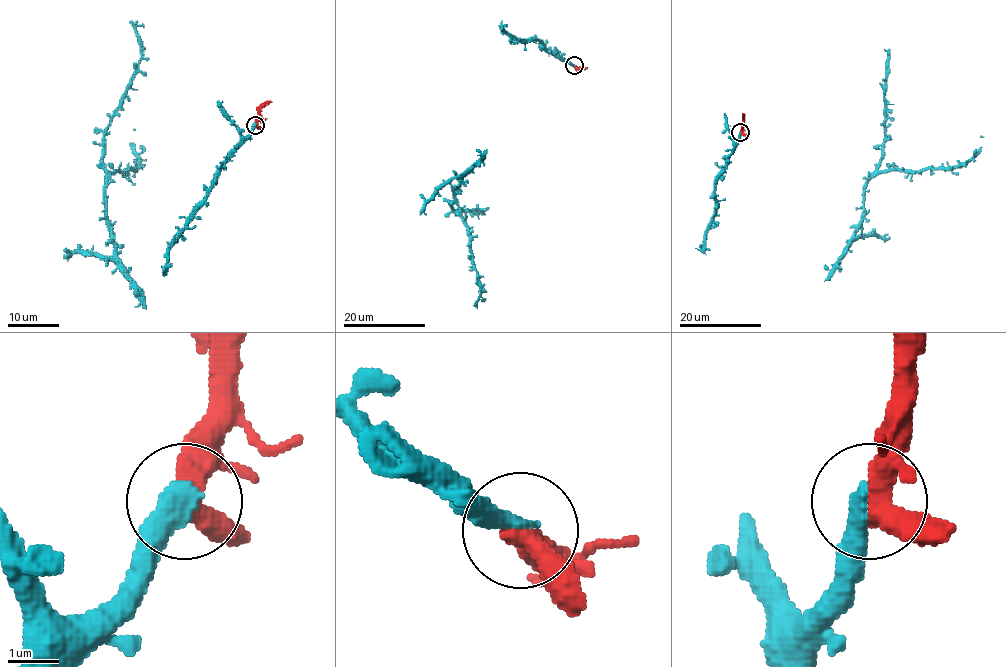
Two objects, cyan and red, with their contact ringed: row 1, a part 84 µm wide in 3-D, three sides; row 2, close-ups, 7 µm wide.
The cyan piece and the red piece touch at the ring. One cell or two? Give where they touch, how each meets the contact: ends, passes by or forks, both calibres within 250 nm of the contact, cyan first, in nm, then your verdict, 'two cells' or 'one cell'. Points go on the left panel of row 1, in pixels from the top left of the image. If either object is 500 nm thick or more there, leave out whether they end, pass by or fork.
(255, 125) | cyan ends | red forks | 440/360 nm | one cell

